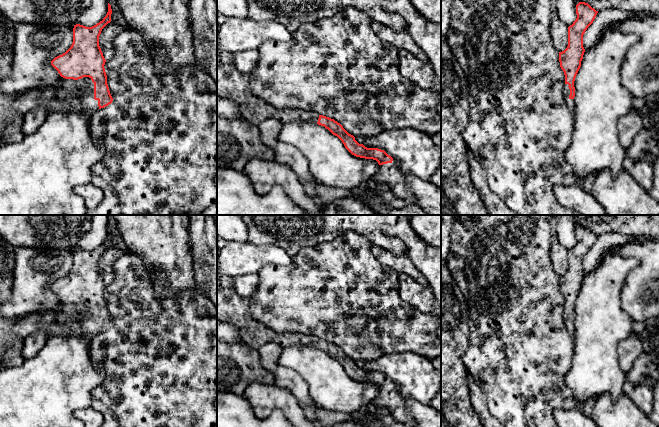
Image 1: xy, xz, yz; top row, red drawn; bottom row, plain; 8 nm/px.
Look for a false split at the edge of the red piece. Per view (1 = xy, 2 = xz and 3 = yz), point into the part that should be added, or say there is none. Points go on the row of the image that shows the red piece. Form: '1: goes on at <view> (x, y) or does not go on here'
1: goes on at xy (83, 89)
2: goes on at xz (231, 84)
3: goes on at yz (570, 103)

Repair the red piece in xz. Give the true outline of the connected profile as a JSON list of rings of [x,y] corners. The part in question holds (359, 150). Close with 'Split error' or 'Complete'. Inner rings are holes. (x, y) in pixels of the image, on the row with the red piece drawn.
[[[217,51],[217,96],[233,100],[239,107],[242,120],[252,125],[258,126],[266,119],[276,119],[282,123],[307,121],[324,126],[342,141],[352,155],[378,162],[380,168],[372,178],[374,183],[388,185],[389,191],[396,198],[409,205],[417,205],[407,180],[392,163],[393,158],[384,150],[359,144],[355,137],[334,119],[291,107],[279,109],[261,99],[253,93],[249,85],[249,74],[241,73],[235,67],[234,55],[223,51]]]. Split error

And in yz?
[[[579,2],[576,5],[577,18],[568,27],[568,46],[559,52],[560,67],[565,75],[564,96],[570,111],[575,110],[575,87],[574,81],[581,67],[581,61],[585,49],[583,47],[583,35],[587,28],[593,23],[598,11],[588,3]]]. Split error

